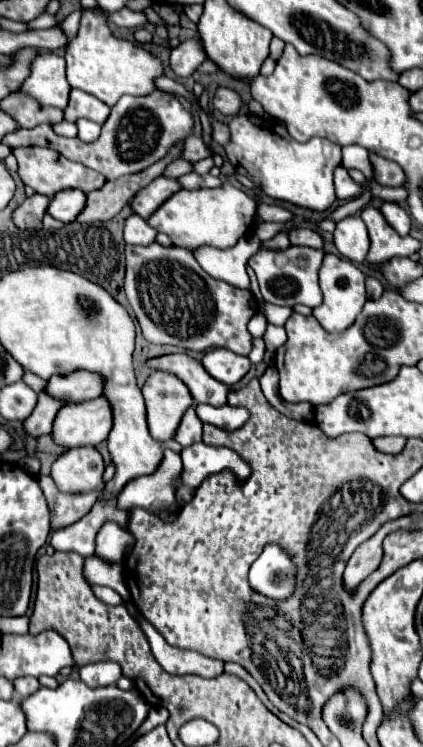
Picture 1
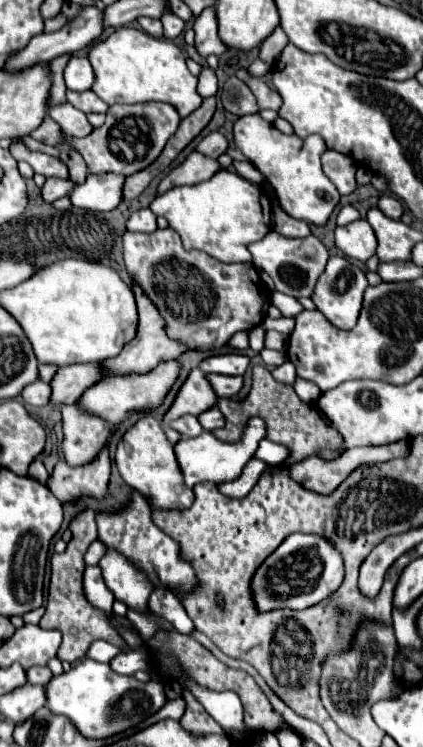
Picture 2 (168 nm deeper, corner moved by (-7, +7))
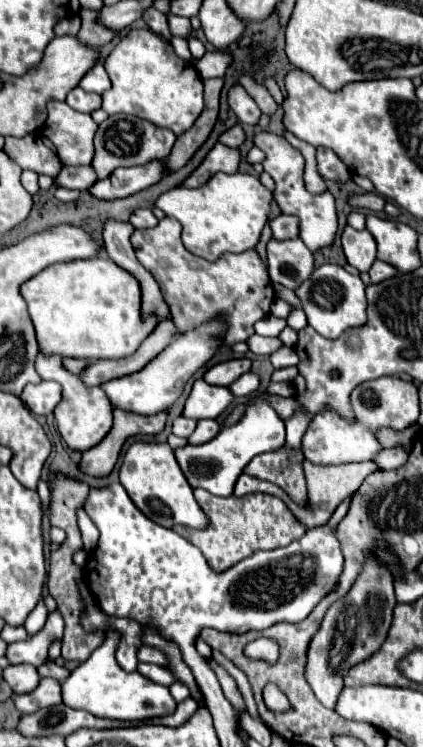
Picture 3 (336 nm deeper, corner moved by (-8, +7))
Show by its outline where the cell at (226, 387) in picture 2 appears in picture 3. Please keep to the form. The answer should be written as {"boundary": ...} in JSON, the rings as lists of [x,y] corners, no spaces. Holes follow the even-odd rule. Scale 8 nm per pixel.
{"boundary":[[[245,373],[243,377],[239,377],[239,381],[235,381],[229,389],[235,397],[249,397],[253,395],[257,389],[259,389],[261,381],[259,381],[259,375],[257,373]]]}

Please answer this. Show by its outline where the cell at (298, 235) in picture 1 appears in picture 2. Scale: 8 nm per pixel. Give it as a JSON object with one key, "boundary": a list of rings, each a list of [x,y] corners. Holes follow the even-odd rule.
{"boundary":[[[280,207],[272,209],[272,229],[282,233],[284,237],[308,237],[308,235],[312,235],[310,225],[306,221],[290,217]]]}

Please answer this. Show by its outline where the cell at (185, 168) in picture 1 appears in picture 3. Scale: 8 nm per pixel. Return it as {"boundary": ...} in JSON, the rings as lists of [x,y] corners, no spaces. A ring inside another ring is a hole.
{"boundary":[[[235,125],[235,127],[231,127],[229,131],[225,131],[225,133],[219,137],[219,141],[221,141],[223,145],[227,145],[227,147],[239,147],[239,145],[245,141],[245,131],[243,131],[241,125]]]}

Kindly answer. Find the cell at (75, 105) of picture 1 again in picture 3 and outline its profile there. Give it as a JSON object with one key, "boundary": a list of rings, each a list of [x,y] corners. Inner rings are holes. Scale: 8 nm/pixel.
{"boundary":[[[77,87],[67,95],[67,105],[73,107],[75,111],[81,111],[81,113],[93,113],[95,109],[101,107],[101,95],[87,93],[81,87]]]}

